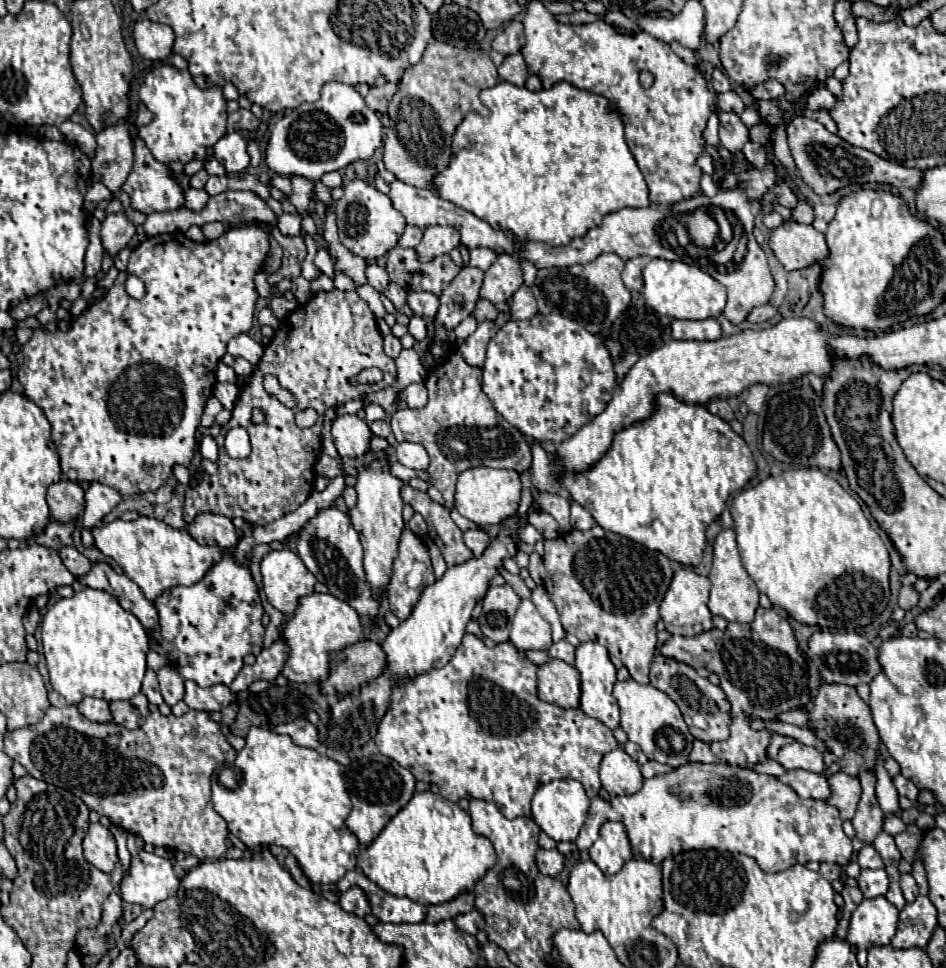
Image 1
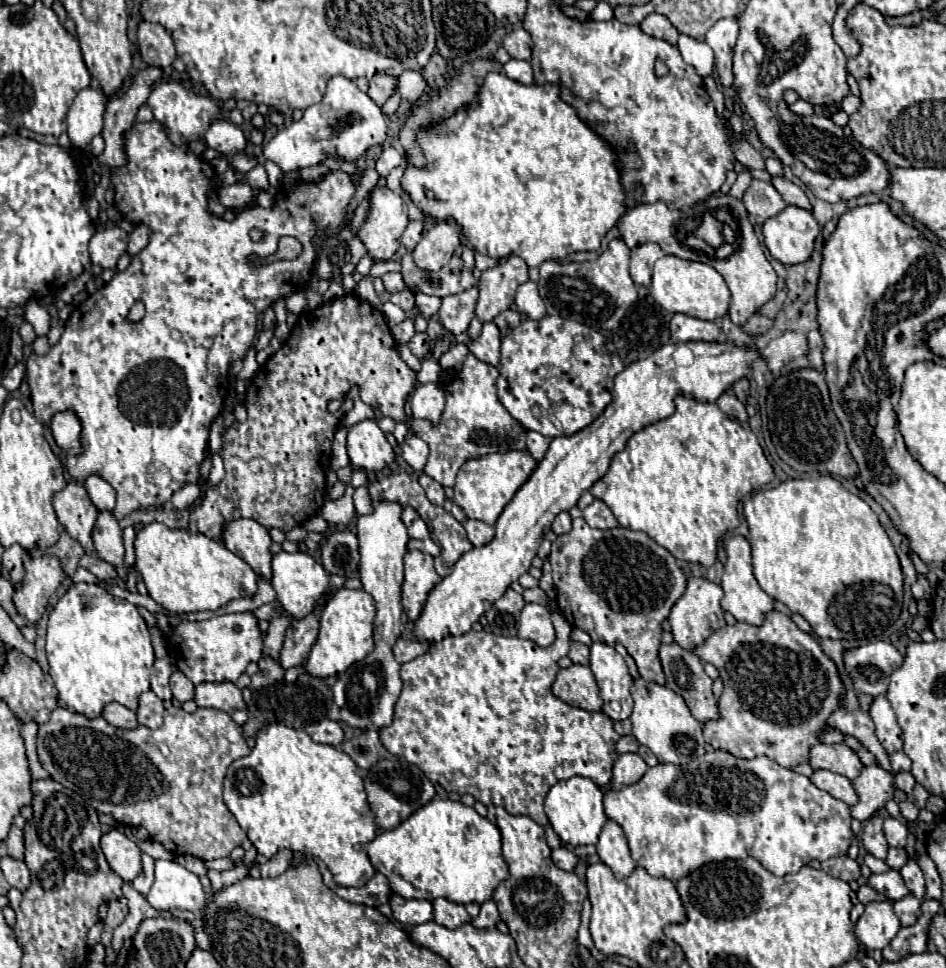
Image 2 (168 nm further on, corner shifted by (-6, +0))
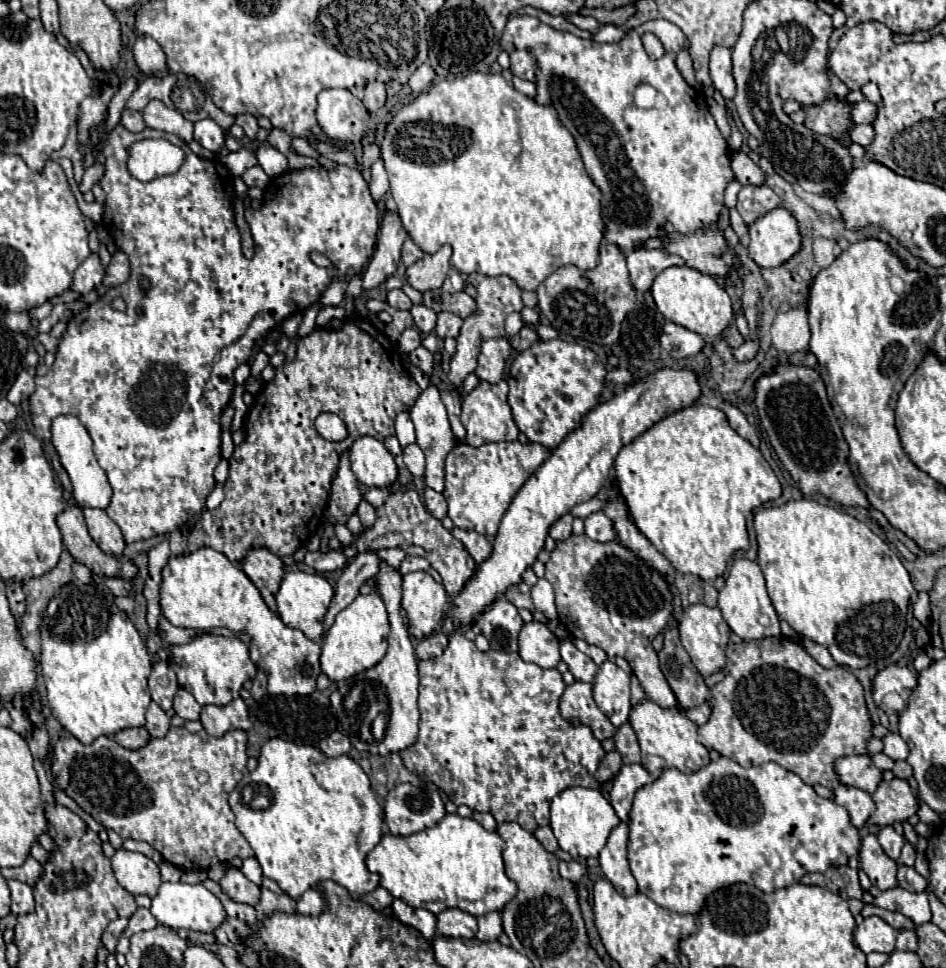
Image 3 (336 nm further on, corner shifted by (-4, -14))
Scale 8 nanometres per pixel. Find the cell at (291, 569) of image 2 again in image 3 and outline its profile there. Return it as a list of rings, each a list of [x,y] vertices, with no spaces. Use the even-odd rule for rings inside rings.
[[[292,570],[292,572],[286,572],[280,582],[276,604],[278,604],[280,618],[286,622],[286,626],[298,628],[306,638],[320,642],[322,640],[322,618],[326,614],[326,608],[330,606],[332,596],[334,596],[334,590],[322,576]]]

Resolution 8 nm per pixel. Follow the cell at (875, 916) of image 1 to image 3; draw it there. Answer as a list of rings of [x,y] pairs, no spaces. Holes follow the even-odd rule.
[[[878,916],[864,918],[864,922],[854,932],[854,944],[864,952],[894,952],[896,944],[896,930]]]

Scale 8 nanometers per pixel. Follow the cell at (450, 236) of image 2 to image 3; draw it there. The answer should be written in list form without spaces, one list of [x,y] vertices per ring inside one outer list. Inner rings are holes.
[[[448,244],[434,254],[424,254],[424,258],[408,266],[406,270],[408,284],[420,292],[442,288],[442,282],[450,268],[450,256],[452,256],[452,248]]]

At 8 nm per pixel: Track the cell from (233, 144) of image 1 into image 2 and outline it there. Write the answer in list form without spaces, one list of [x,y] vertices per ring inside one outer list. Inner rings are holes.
[[[224,118],[212,122],[212,126],[208,126],[204,138],[210,148],[218,150],[226,158],[230,158],[236,152],[242,152],[246,148],[246,136],[240,130],[240,126],[228,122]]]

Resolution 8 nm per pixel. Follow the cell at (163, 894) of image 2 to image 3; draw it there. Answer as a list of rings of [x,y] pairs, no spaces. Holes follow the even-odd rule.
[[[162,882],[158,888],[158,894],[152,898],[150,912],[160,924],[168,928],[188,928],[198,932],[212,932],[226,918],[226,912],[220,900],[212,892],[208,892],[202,884],[184,884],[184,882],[174,882],[174,884]]]

